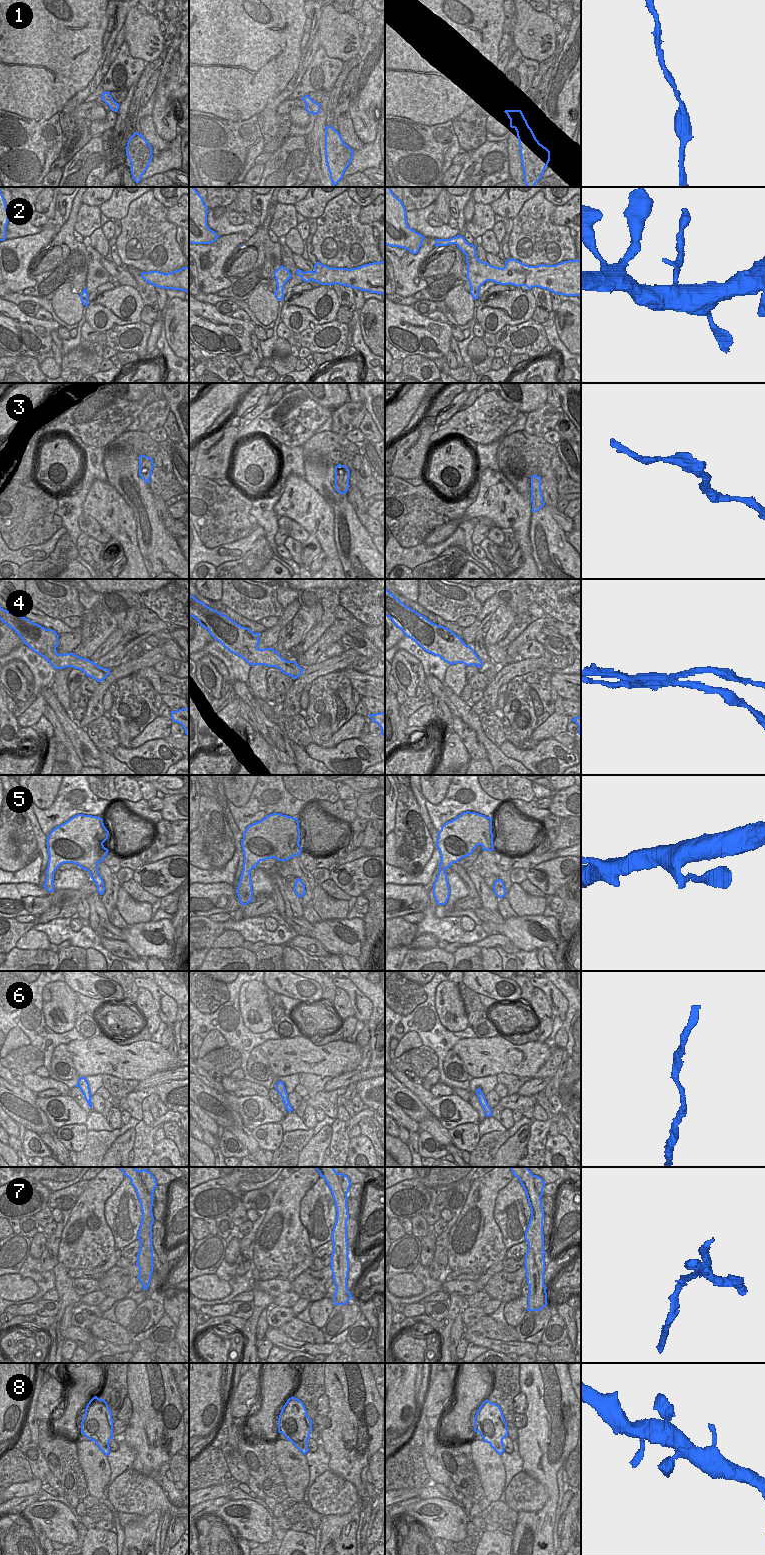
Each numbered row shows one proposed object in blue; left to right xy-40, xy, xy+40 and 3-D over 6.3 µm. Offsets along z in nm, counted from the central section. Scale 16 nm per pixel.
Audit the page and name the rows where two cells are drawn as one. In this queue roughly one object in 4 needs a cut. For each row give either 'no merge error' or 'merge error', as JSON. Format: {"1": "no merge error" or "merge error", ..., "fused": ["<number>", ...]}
{"1": "no merge error", "2": "no merge error", "3": "no merge error", "4": "merge error", "5": "no merge error", "6": "no merge error", "7": "merge error", "8": "no merge error", "fused": ["4", "7"]}

